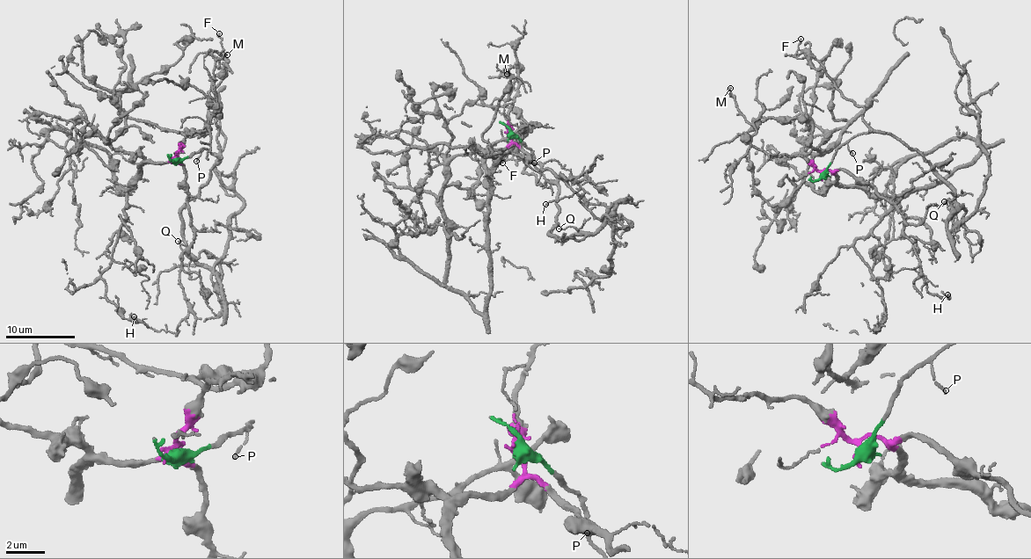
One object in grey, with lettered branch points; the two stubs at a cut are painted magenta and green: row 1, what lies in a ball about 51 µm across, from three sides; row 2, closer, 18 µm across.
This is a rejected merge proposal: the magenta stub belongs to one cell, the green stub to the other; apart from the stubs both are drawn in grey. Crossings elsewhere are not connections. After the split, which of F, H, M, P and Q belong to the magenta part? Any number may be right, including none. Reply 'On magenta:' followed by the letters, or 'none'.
On magenta: H, M

